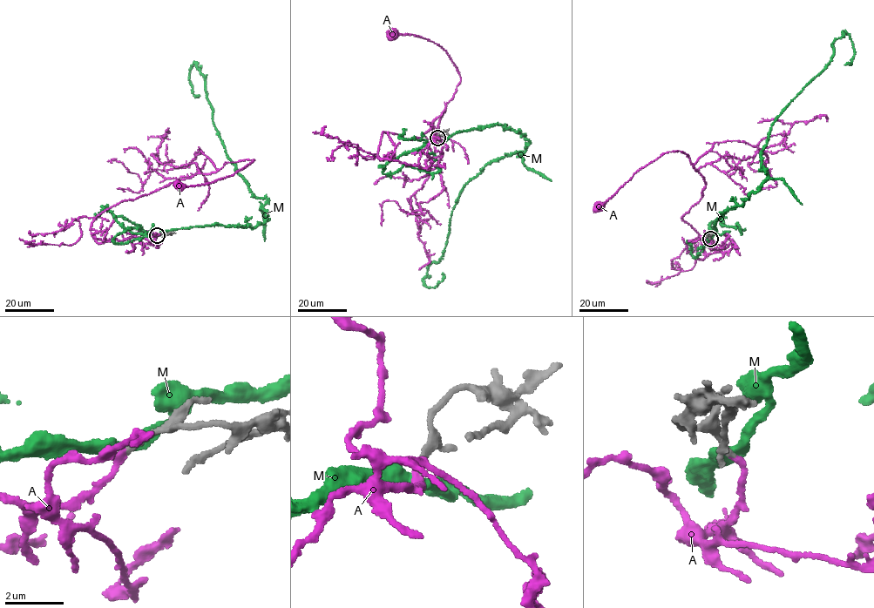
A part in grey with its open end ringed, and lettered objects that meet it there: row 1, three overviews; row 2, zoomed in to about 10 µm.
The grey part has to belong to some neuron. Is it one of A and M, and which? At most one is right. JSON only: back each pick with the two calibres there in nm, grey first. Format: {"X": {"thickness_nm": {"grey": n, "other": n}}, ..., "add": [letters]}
{"A": {"thickness_nm": {"grey": 200, "other": 240}}, "add": ["A"]}

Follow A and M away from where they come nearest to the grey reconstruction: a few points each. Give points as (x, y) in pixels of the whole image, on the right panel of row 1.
A: (710, 239), (726, 247), (708, 254), (681, 217), (706, 183), (682, 152), (653, 161), (598, 207)
M: (710, 238), (721, 213), (767, 177), (760, 156), (771, 125), (846, 31), (854, 53), (843, 65)

